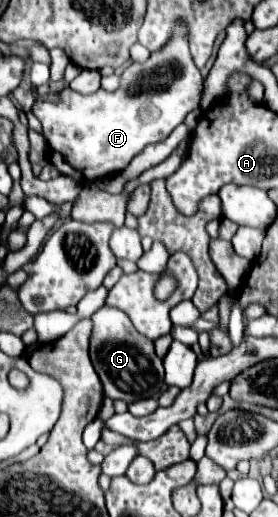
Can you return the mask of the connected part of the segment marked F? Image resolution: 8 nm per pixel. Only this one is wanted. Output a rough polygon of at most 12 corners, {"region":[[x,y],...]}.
{"region":[[188,26],[120,88],[36,102],[50,162],[94,182],[198,106]]}

